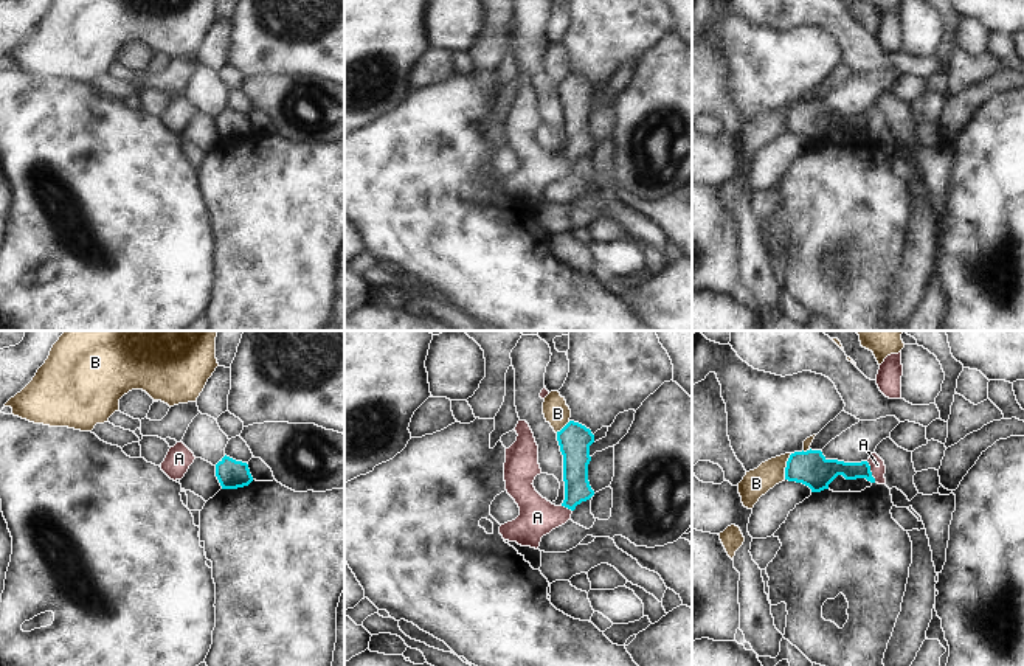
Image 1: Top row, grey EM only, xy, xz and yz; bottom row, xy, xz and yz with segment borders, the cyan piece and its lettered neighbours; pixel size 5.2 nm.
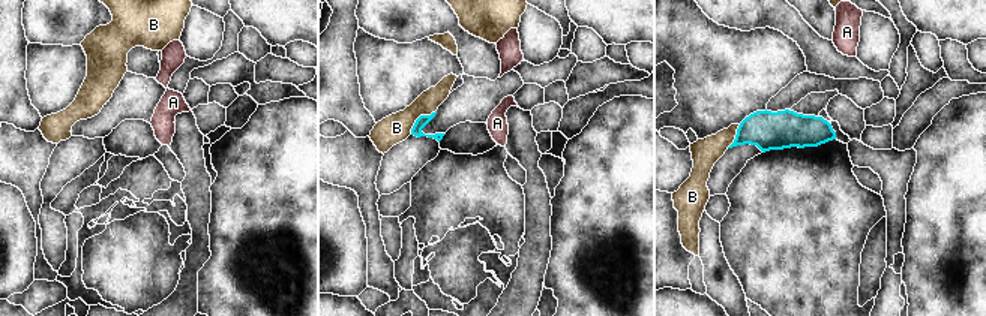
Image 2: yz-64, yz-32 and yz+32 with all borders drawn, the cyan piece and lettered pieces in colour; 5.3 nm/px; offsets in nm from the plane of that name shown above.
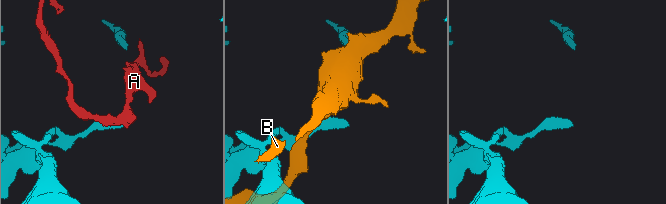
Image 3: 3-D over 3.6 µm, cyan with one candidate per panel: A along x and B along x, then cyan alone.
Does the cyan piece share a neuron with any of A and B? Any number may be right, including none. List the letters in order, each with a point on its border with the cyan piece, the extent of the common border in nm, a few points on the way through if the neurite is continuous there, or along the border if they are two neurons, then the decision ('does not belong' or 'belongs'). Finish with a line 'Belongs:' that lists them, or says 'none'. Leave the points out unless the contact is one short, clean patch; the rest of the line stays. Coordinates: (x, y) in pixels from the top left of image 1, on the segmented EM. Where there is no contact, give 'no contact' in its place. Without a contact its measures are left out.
A: yz (871, 472) | 120 nm | along yz (866, 461), (875, 482) | does not belong
B: yz (787, 466) | 140 nm | does not belong
Belongs: none

